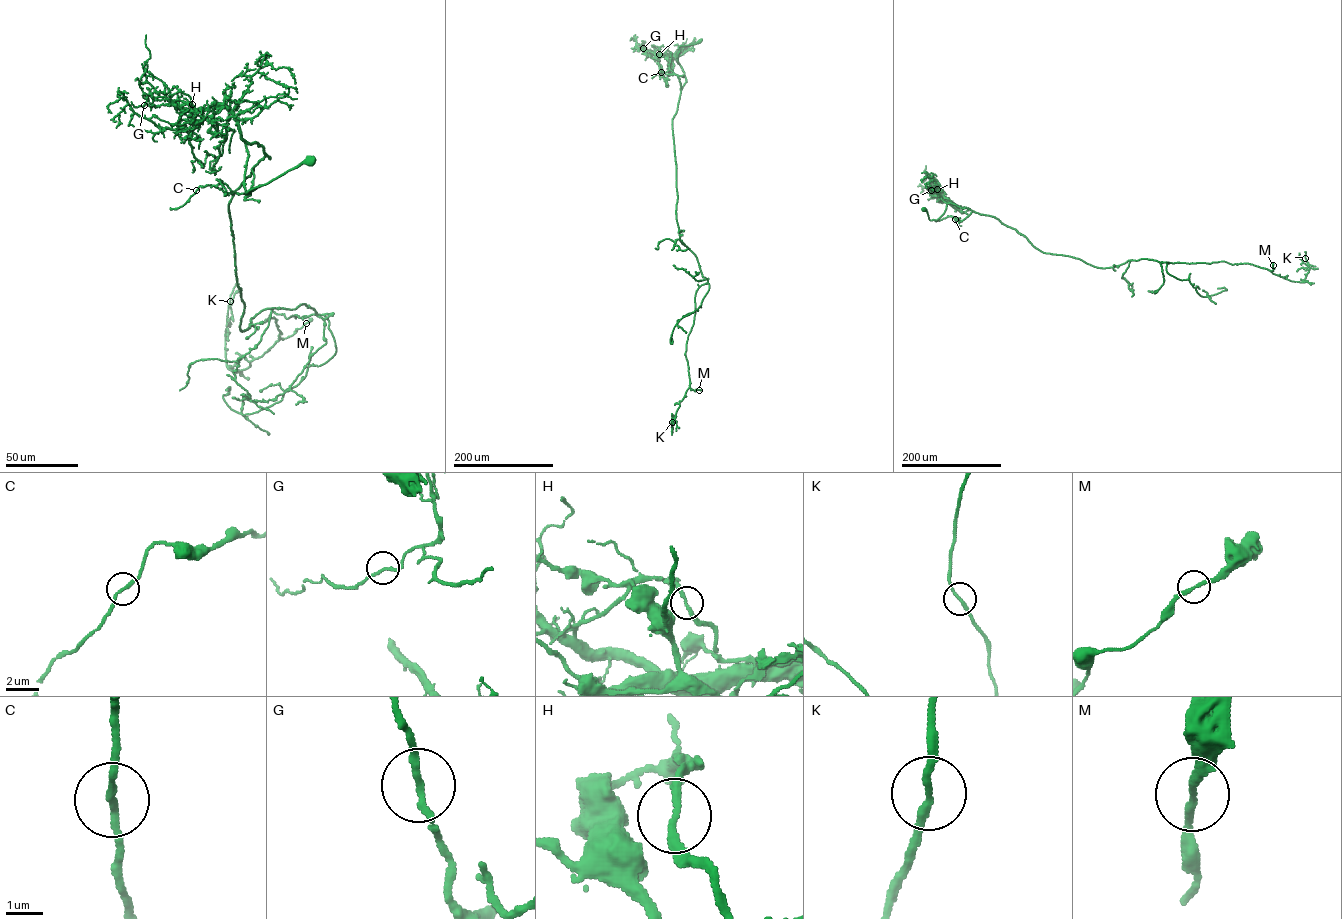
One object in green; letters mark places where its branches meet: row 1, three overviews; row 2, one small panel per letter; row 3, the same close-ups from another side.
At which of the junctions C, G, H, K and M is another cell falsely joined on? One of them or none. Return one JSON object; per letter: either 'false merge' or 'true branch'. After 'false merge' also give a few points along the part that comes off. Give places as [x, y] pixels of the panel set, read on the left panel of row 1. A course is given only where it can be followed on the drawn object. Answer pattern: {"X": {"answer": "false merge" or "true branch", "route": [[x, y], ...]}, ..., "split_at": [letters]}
{"C": {"answer": "true branch"}, "G": {"answer": "true branch"}, "H": {"answer": "true branch"}, "K": {"answer": "true branch"}, "M": {"answer": "true branch"}, "split_at": []}

